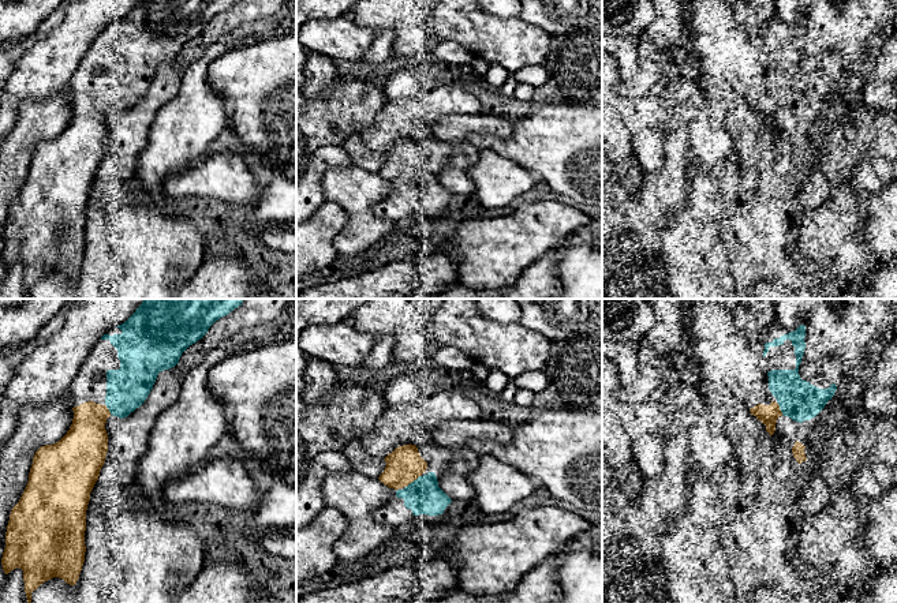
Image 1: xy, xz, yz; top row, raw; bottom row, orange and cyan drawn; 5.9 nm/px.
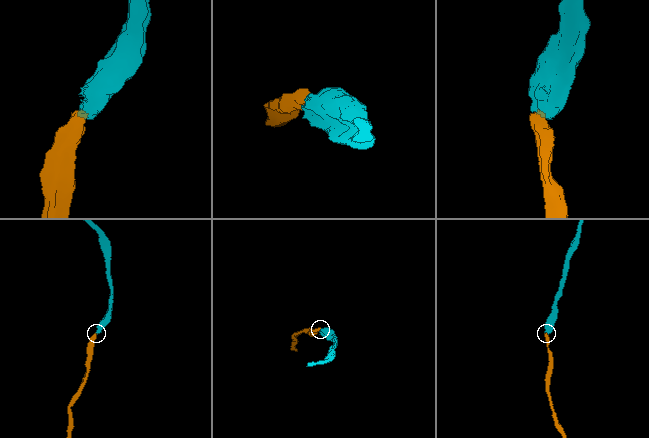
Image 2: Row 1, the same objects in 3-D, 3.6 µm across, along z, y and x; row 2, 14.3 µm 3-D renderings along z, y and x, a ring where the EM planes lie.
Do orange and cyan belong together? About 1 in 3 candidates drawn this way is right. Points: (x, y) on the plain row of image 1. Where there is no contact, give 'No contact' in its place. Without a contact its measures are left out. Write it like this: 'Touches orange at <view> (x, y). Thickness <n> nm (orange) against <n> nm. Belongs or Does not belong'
Touches orange at xz (413, 175). Thickness 220 nm (orange) against 200 nm. Belongs

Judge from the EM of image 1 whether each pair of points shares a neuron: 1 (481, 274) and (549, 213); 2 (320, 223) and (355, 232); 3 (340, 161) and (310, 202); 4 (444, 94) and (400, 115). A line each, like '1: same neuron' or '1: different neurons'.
1: same neuron
2: different neurons
3: same neuron
4: same neuron

